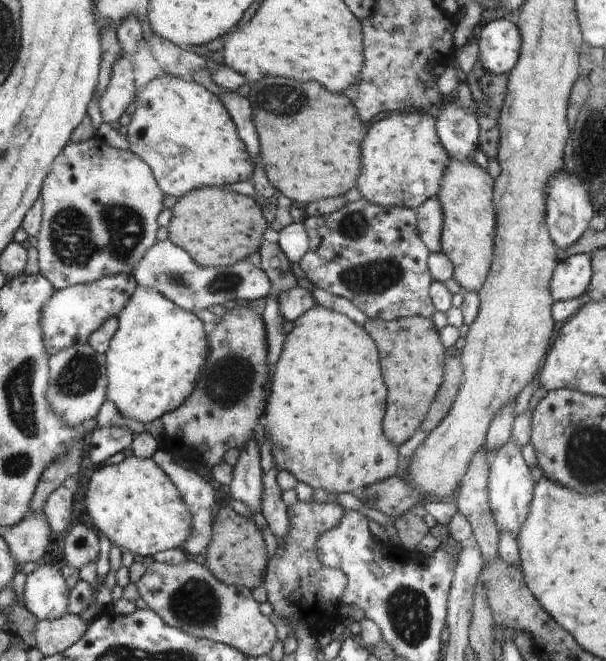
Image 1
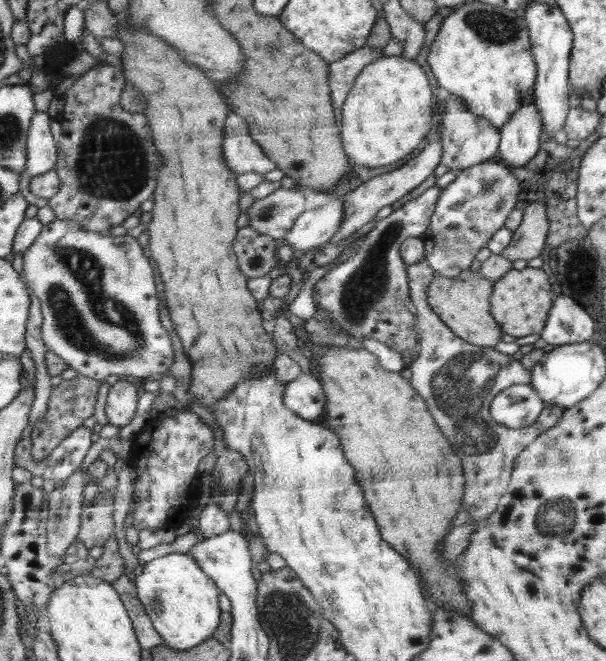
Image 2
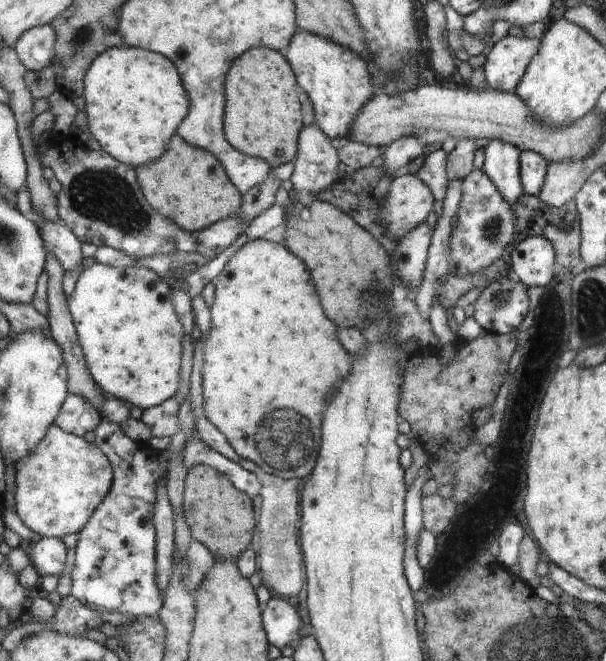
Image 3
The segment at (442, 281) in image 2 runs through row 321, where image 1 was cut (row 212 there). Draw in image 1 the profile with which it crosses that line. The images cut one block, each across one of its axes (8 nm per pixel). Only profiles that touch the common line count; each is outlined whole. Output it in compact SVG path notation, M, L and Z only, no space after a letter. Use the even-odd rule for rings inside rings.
M450 159L440 184L438 200L443 205L442 251L455 267L454 278L468 292L479 294L491 272L496 238L496 210L492 208L492 178L470 160Z

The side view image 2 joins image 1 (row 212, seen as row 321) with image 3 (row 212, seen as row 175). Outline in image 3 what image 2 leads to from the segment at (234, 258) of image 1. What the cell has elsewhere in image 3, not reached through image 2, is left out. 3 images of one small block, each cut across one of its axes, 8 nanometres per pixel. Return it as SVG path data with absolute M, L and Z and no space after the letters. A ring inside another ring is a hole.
M179 134L158 160L143 164L137 171L143 195L155 211L188 232L203 231L220 220L231 219L240 208L239 190L219 158L207 149L189 145Z

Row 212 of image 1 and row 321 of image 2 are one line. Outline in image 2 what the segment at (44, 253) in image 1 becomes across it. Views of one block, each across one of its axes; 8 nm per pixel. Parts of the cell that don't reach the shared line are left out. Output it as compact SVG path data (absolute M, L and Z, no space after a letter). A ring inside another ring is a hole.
M56 219L46 225L41 235L36 239L36 243L27 252L24 262L24 272L26 274L27 284L31 291L40 297L43 304L43 313L45 314L45 323L43 326L43 337L48 349L68 362L72 368L75 368L79 374L84 374L96 380L105 381L110 374L122 376L136 376L136 378L145 379L152 374L160 374L170 368L174 363L174 352L172 352L172 342L166 334L166 329L160 326L160 316L158 316L158 300L156 300L156 286L154 286L154 268L150 266L150 260L144 256L142 246L136 242L132 236L112 236L88 230L82 223L76 221L66 221Z

